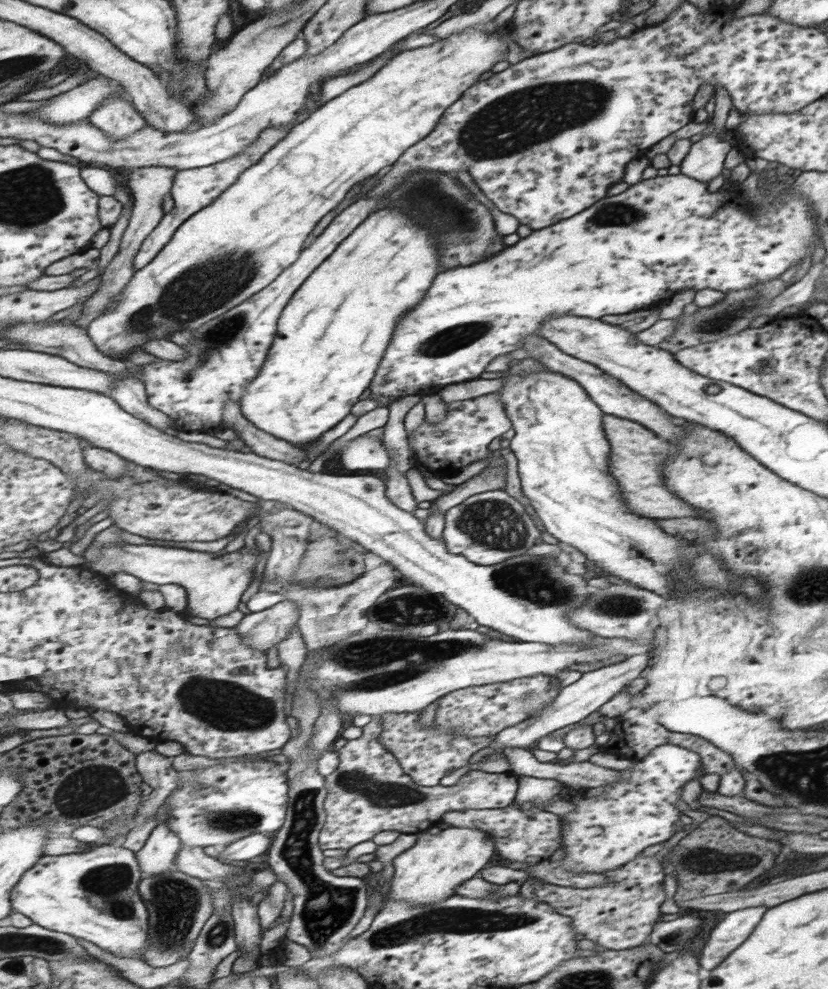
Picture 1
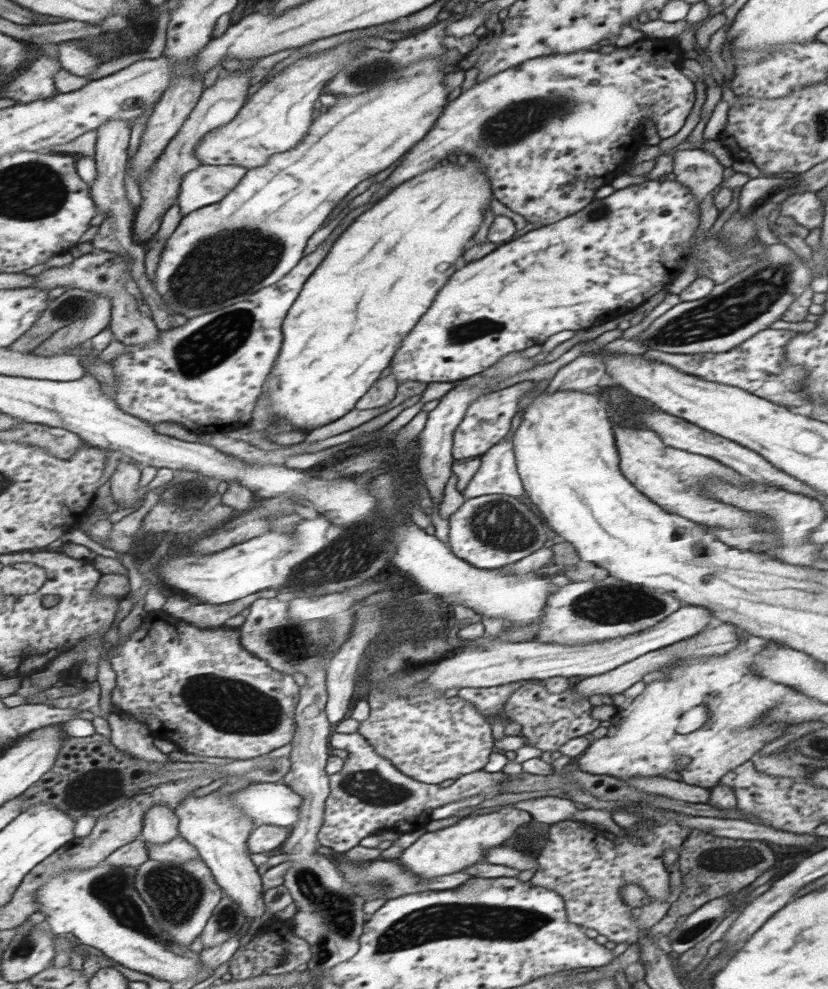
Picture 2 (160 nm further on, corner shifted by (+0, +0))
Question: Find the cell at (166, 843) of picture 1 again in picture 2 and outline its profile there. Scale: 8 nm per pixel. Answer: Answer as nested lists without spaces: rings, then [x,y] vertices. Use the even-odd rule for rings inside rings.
[[[157,805],[147,811],[145,828],[141,837],[146,844],[165,844],[181,836],[179,831],[181,824],[176,811],[171,810],[167,805]]]

